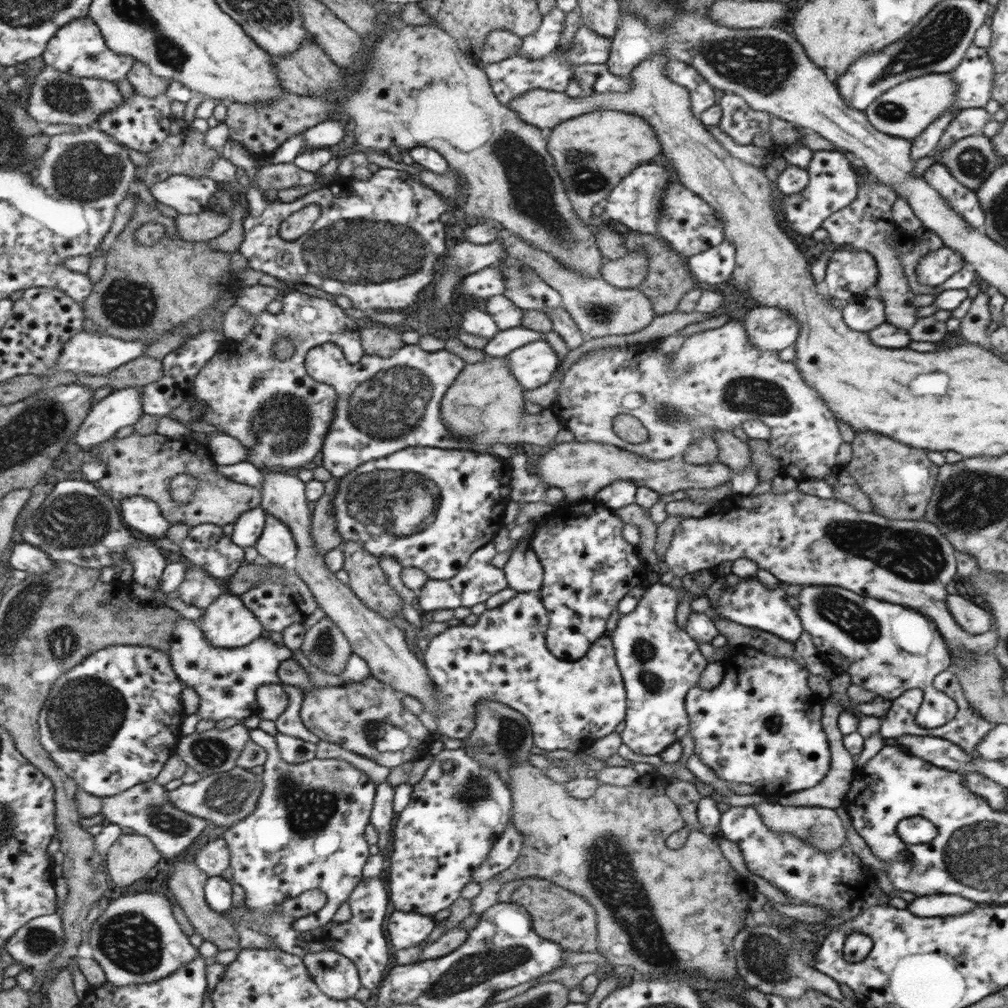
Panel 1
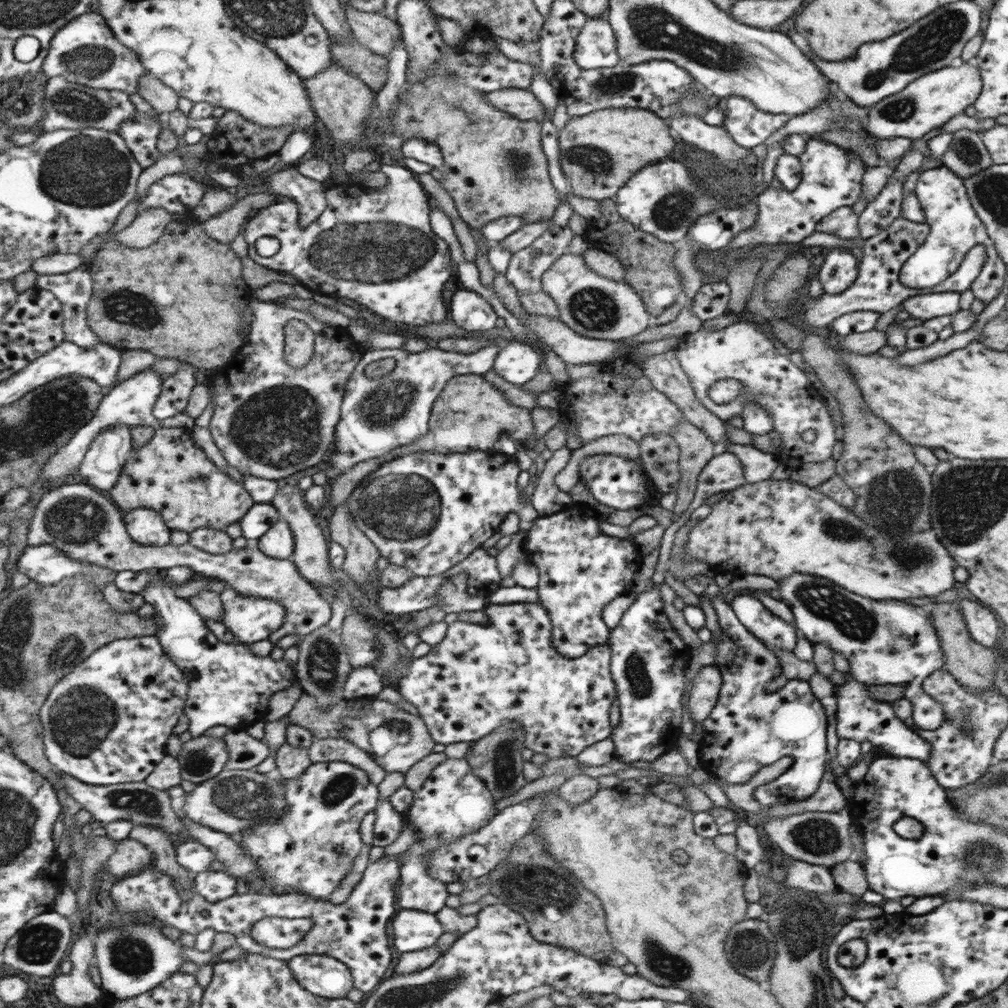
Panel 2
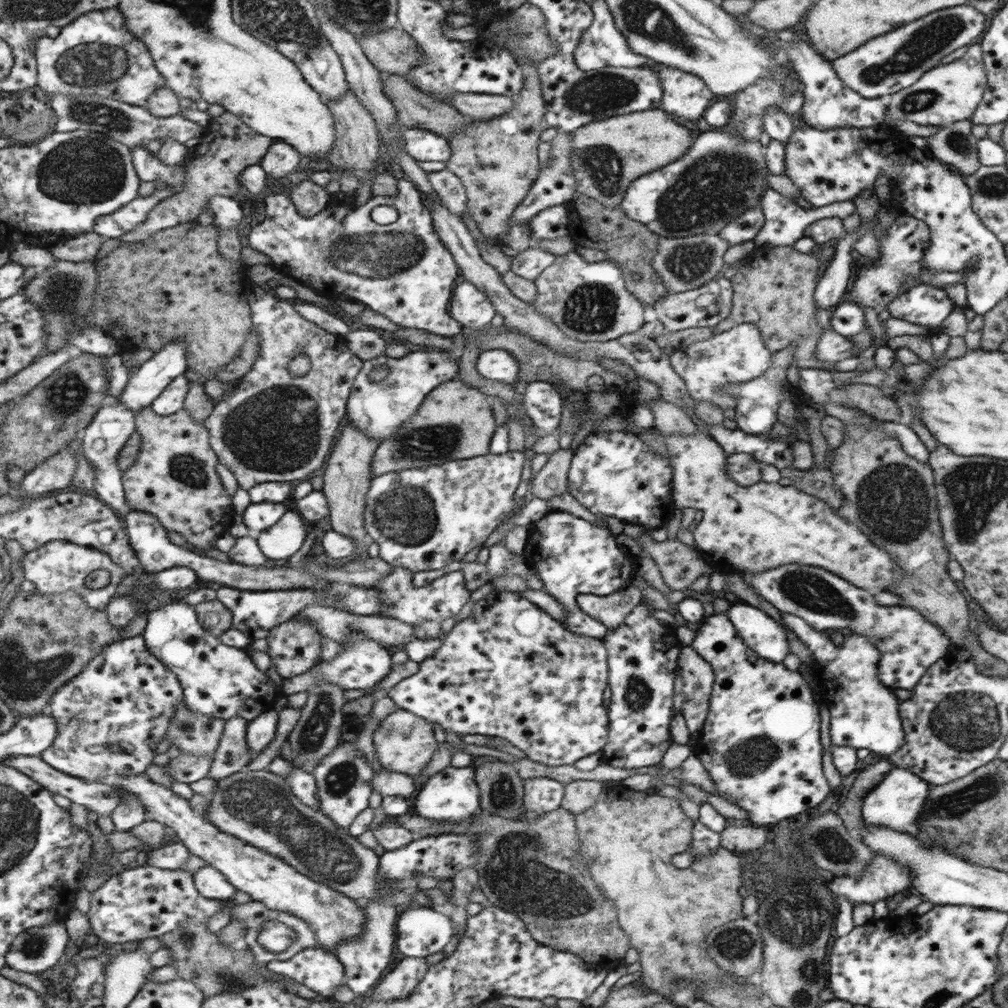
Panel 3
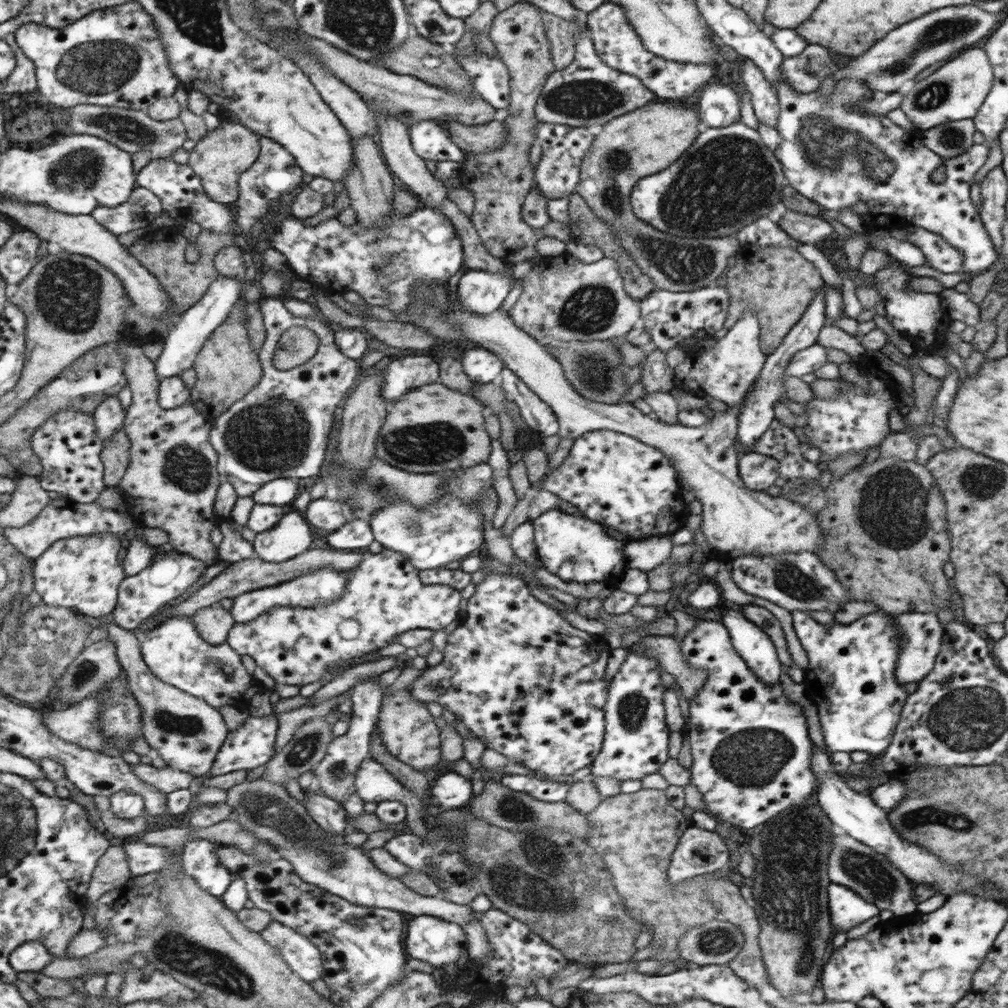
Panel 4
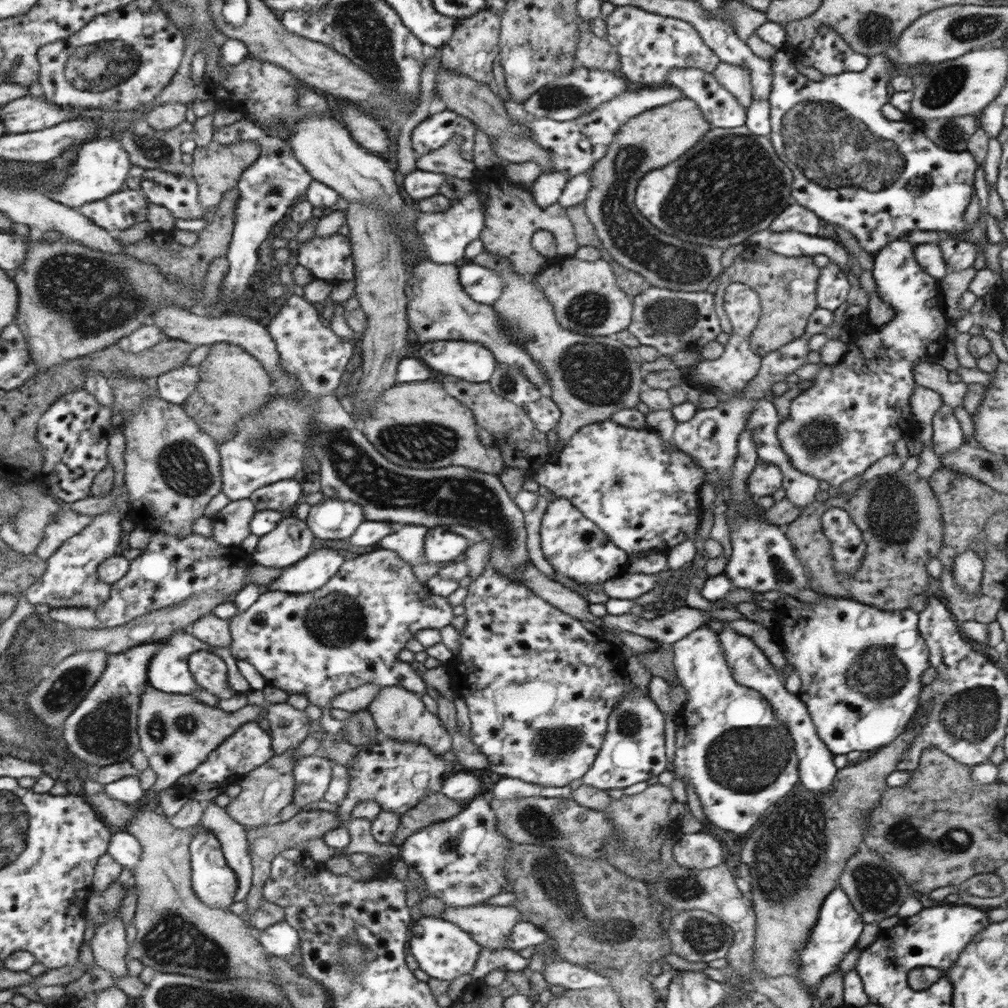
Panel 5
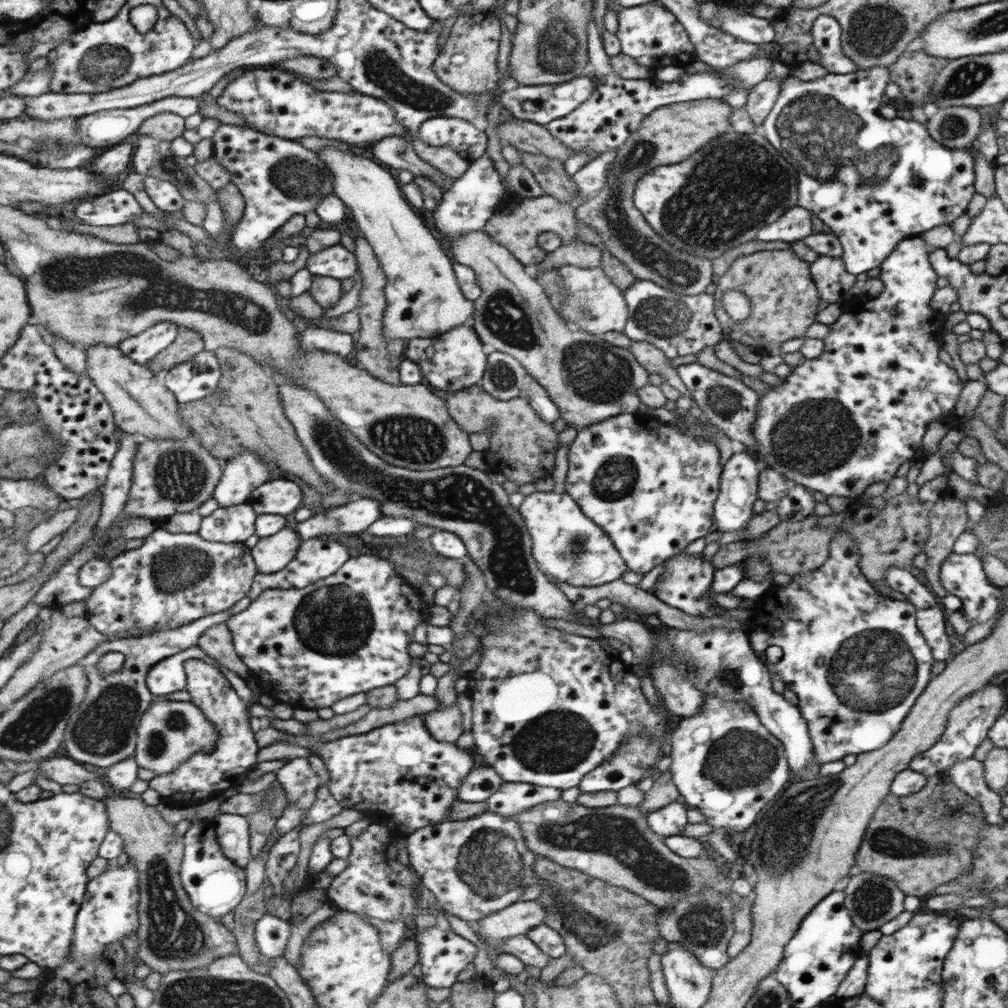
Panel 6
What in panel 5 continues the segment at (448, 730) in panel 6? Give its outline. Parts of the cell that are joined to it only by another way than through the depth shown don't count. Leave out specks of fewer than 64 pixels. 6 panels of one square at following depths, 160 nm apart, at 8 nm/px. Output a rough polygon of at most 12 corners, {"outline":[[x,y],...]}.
{"outline":[[383,688],[367,710],[393,740],[437,755],[452,737],[415,693]]}

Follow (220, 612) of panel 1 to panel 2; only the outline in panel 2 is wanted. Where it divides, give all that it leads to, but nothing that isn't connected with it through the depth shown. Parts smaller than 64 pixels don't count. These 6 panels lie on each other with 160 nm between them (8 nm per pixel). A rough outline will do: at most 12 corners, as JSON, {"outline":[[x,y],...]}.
{"outline":[[220,596],[221,622],[239,643],[267,640],[287,619],[277,600]]}

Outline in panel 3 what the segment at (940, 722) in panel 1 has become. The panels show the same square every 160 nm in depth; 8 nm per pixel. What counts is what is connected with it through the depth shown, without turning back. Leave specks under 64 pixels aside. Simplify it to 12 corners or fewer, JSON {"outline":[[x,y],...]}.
{"outline":[[815,566],[740,573],[777,611],[849,630],[879,680],[913,696],[951,641],[909,606],[881,606]]}

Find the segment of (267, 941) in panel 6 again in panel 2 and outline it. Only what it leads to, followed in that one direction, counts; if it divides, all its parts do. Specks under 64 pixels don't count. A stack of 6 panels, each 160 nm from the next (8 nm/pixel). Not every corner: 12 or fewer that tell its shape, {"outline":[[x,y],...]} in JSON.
{"outline":[[295,956],[296,979],[317,996],[345,999],[351,969],[332,956]]}

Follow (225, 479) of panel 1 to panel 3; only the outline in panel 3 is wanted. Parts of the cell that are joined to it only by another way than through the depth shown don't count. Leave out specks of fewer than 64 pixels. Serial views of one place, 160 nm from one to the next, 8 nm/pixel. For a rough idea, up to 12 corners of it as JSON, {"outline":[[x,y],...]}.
{"outline":[[135,412],[128,505],[197,553],[235,510],[206,423]]}

